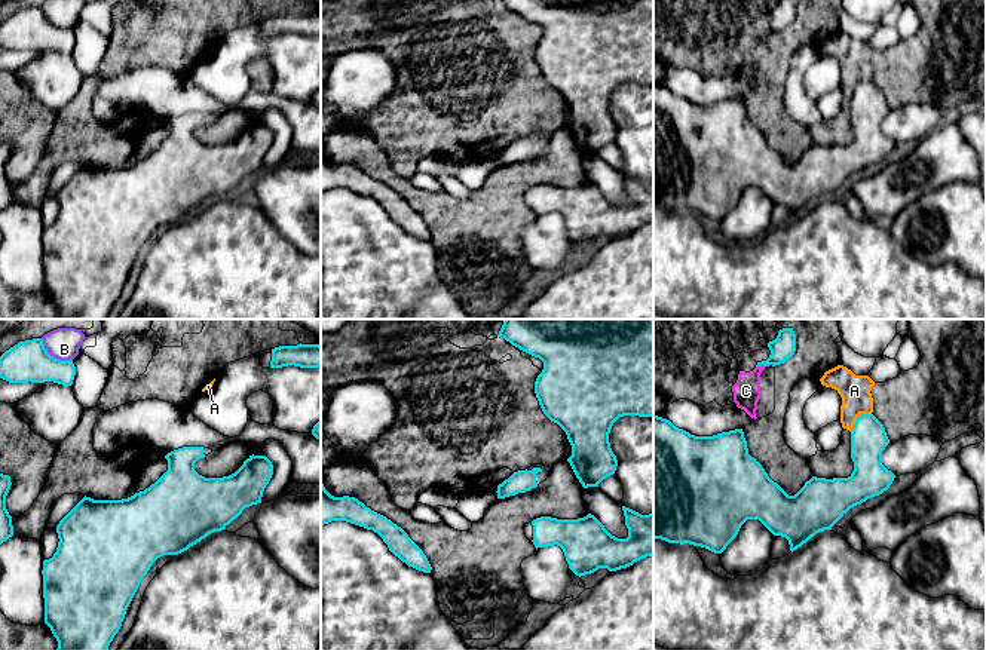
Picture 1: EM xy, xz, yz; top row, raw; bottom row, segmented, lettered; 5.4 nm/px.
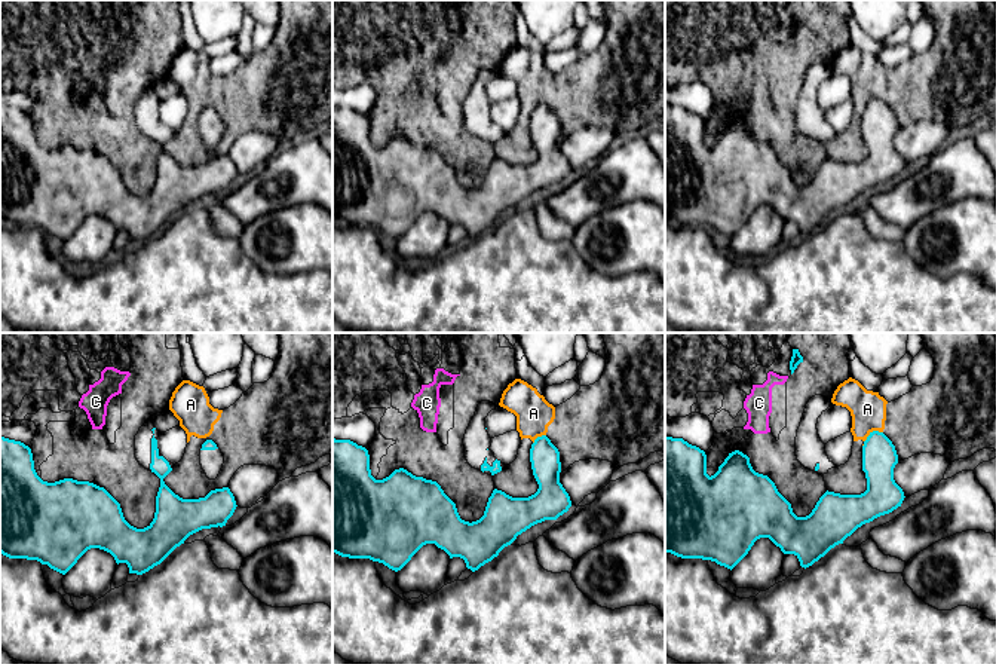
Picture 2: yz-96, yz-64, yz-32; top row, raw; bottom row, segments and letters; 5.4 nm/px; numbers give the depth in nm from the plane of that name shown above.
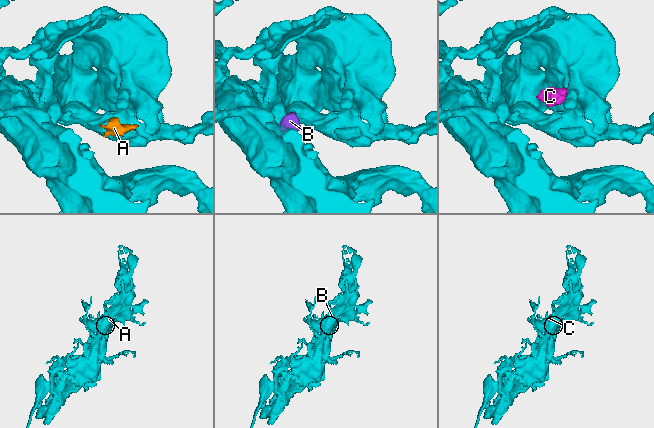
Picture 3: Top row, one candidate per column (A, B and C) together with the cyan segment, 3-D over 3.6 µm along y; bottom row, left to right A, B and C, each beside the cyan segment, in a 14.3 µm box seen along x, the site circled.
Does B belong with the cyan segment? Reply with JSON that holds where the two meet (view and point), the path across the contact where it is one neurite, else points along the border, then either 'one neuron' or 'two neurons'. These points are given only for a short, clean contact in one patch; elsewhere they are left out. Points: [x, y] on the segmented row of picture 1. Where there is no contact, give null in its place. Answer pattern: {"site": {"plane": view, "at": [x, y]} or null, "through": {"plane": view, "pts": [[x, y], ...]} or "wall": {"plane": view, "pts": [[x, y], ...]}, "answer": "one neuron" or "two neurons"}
{"site": {"plane": "xy", "at": [52, 356]}, "wall": {"plane": "xy", "pts": [[40, 339], [51, 355], [72, 361]]}, "answer": "two neurons"}

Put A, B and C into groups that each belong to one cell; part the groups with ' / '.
A B / C

